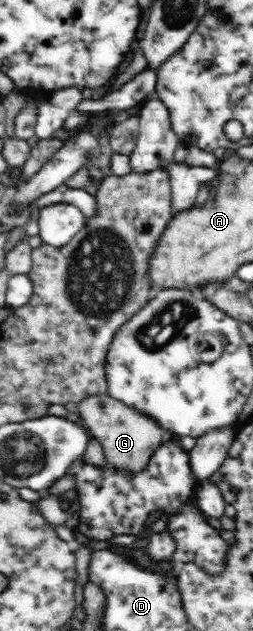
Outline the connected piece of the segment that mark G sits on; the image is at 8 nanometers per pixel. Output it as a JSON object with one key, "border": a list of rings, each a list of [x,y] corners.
{"border":[[[108,393],[83,398],[76,406],[76,410],[92,436],[102,443],[106,462],[118,472],[126,472],[130,475],[140,474],[151,461],[155,450],[164,444],[163,430],[160,430],[160,425],[156,426],[152,418],[144,418],[142,413],[136,414],[135,409],[117,401]]]}

